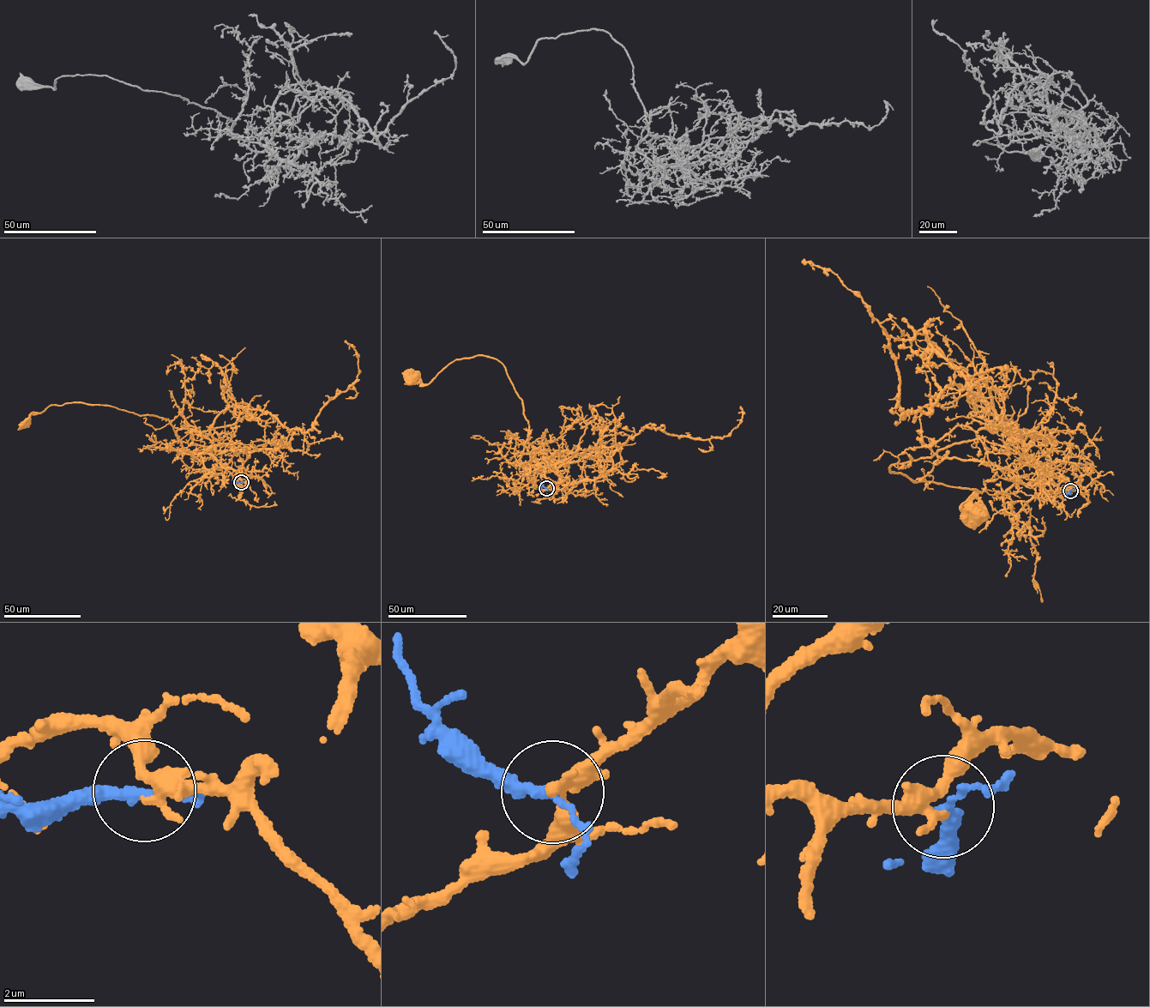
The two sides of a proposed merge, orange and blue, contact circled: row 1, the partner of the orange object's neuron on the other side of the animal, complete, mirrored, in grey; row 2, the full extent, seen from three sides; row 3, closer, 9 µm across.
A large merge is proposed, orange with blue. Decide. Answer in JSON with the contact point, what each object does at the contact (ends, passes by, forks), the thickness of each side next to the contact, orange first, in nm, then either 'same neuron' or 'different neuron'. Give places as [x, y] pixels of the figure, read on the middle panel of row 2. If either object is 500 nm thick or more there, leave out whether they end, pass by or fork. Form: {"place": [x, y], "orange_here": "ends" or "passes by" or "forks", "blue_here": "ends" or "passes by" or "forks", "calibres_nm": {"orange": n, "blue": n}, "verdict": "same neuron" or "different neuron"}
{"place": [546, 488], "orange_here": "passes by", "blue_here": "passes by", "calibres_nm": {"orange": 240, "blue": 200}, "verdict": "same neuron"}

